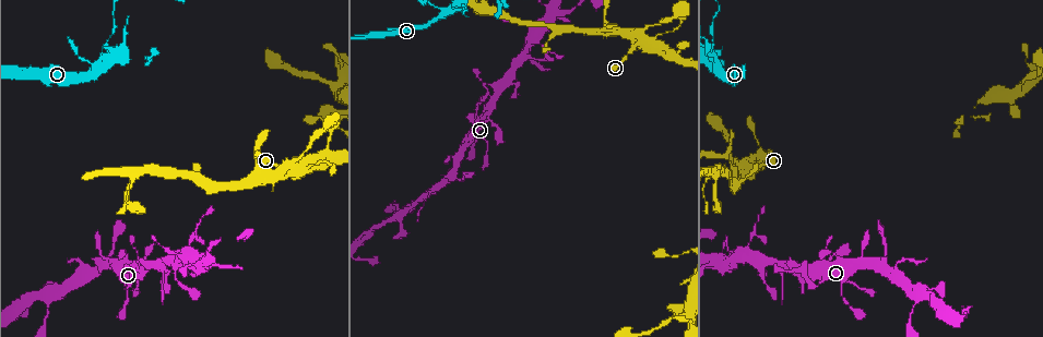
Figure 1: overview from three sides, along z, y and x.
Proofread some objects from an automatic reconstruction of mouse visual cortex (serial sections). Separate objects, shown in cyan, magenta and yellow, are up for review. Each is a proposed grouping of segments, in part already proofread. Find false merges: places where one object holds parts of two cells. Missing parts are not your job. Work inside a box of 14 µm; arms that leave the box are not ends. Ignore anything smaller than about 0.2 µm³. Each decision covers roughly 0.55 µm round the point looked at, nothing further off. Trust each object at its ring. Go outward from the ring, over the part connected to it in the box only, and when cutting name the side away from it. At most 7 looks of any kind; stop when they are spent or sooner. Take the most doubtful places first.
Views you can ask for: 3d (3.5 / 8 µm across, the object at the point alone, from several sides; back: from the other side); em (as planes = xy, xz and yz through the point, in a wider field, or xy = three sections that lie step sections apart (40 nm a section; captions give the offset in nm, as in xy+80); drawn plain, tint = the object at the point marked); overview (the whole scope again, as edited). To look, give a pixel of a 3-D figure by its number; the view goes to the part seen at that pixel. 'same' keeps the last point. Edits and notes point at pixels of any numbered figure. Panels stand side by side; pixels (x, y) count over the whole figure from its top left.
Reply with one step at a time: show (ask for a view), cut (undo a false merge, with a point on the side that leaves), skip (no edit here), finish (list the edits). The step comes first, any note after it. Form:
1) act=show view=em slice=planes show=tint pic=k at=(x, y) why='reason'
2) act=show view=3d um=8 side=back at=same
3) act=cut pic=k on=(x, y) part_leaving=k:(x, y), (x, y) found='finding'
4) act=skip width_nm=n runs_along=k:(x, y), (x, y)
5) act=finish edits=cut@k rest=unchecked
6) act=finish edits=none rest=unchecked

act=show view=3d um=8 pic=1 at=(456, 10)

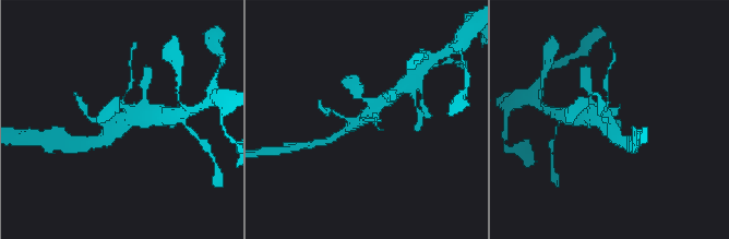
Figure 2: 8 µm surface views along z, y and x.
act=show view=3d um=3.5 side=back pic=2 at=(121, 124)

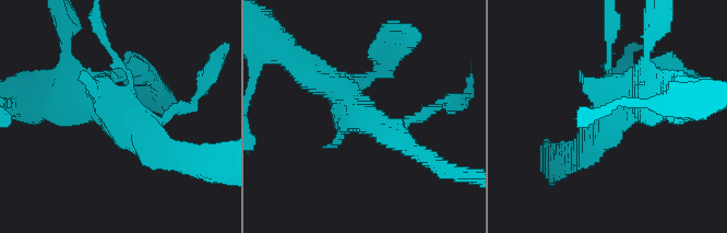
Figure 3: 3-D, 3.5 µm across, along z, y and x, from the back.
act=show view=em slice=xy step=3 show=tint pic=3 at=(123, 111)

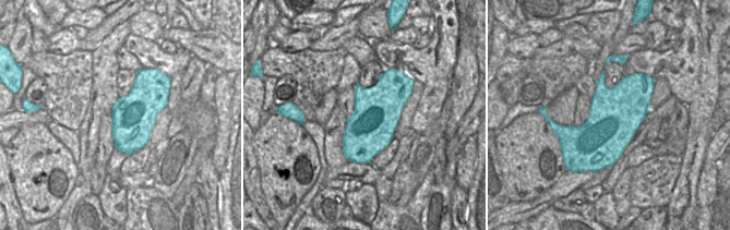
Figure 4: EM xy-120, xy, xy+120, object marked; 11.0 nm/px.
act=skip runs_along=3:(418, 153), (321, 80) found='continuous, no second cell'

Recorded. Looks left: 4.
act=show view=3d um=3.5 pic=1 at=(915, 293) why='three arms meet'

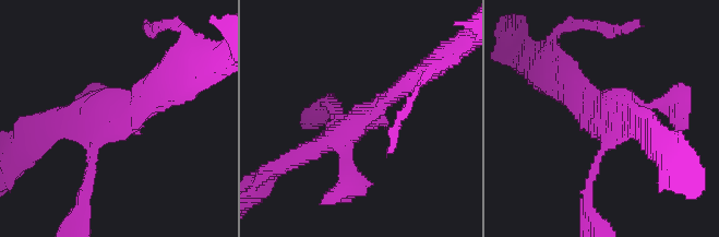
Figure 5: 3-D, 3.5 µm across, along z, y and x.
act=show view=em slice=xy step=2 show=plain pic=5 at=(605, 117)

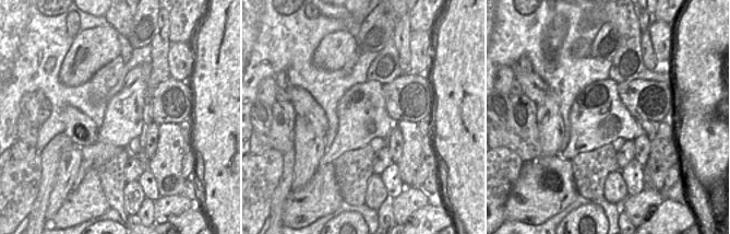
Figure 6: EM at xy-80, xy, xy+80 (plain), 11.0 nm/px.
act=show view=em slice=xy step=2 show=tint at=same why='where the object lies'

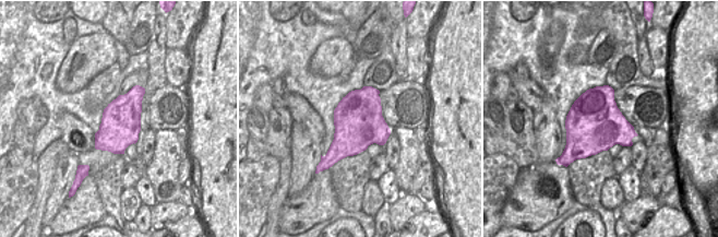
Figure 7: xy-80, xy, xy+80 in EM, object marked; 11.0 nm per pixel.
act=skip runs_along=5:(411, 81), (368, 117), (300, 156) found='continuous, no second cell'

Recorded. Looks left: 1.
act=finish edits=none rest=unchecked

